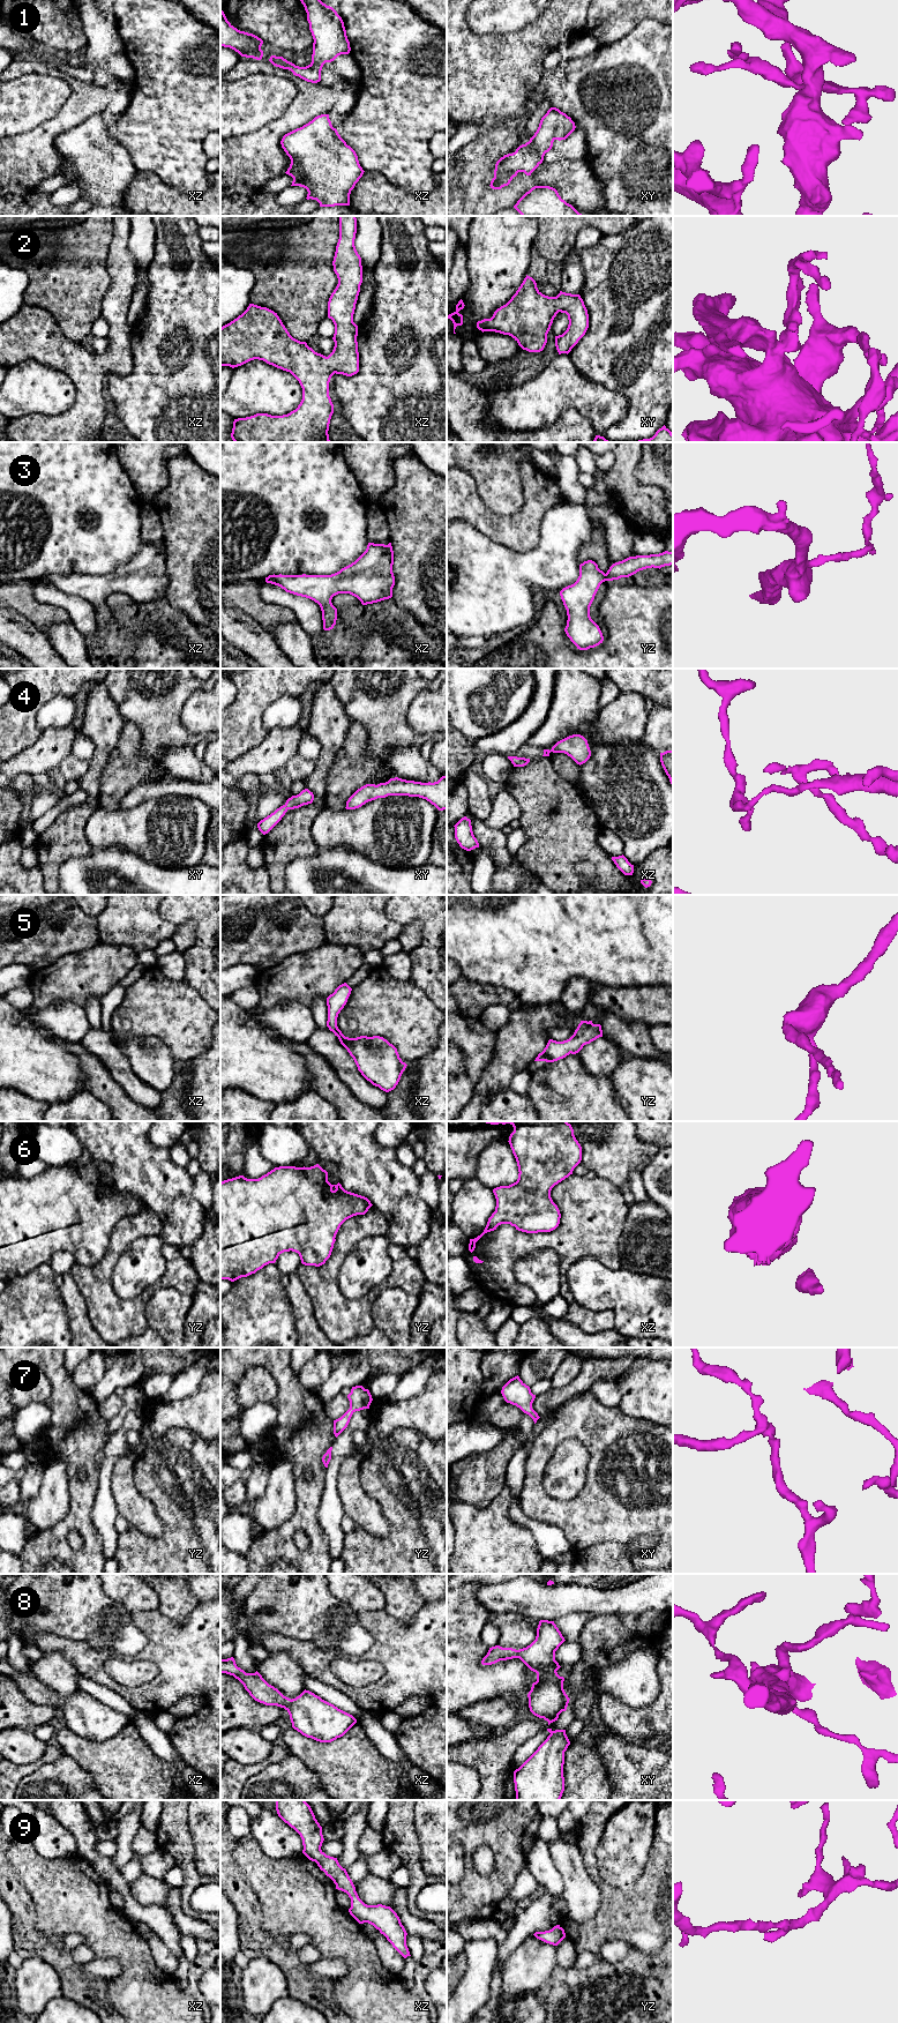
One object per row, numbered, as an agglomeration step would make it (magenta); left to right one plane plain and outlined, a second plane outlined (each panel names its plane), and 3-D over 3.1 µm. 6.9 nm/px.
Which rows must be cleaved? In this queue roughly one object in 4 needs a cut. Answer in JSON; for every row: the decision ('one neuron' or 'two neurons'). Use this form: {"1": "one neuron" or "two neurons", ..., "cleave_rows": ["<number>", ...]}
{"1": "one neuron", "2": "one neuron", "3": "one neuron", "4": "one neuron", "5": "one neuron", "6": "one neuron", "7": "one neuron", "8": "one neuron", "9": "one neuron", "cleave_rows": []}

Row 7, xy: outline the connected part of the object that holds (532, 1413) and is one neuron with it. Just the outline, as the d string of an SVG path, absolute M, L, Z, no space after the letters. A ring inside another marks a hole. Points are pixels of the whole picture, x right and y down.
M519 1376L510 1379L501 1390L501 1394L507 1403L516 1405L524 1413L529 1414L534 1424L540 1418L538 1413L532 1409L532 1403L536 1398L536 1395L531 1393L529 1386L526 1386Z

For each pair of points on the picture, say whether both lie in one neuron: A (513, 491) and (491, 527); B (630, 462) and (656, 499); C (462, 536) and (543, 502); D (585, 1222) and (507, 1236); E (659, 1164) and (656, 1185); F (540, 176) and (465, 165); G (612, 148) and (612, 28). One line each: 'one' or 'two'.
A: two
B: one
C: two
D: one
E: one
F: one
G: two

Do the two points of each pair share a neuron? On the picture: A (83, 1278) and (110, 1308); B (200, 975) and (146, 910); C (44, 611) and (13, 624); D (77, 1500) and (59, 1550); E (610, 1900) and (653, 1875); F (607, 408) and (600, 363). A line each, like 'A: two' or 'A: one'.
A: one
B: two
C: two
D: one
E: one
F: two

